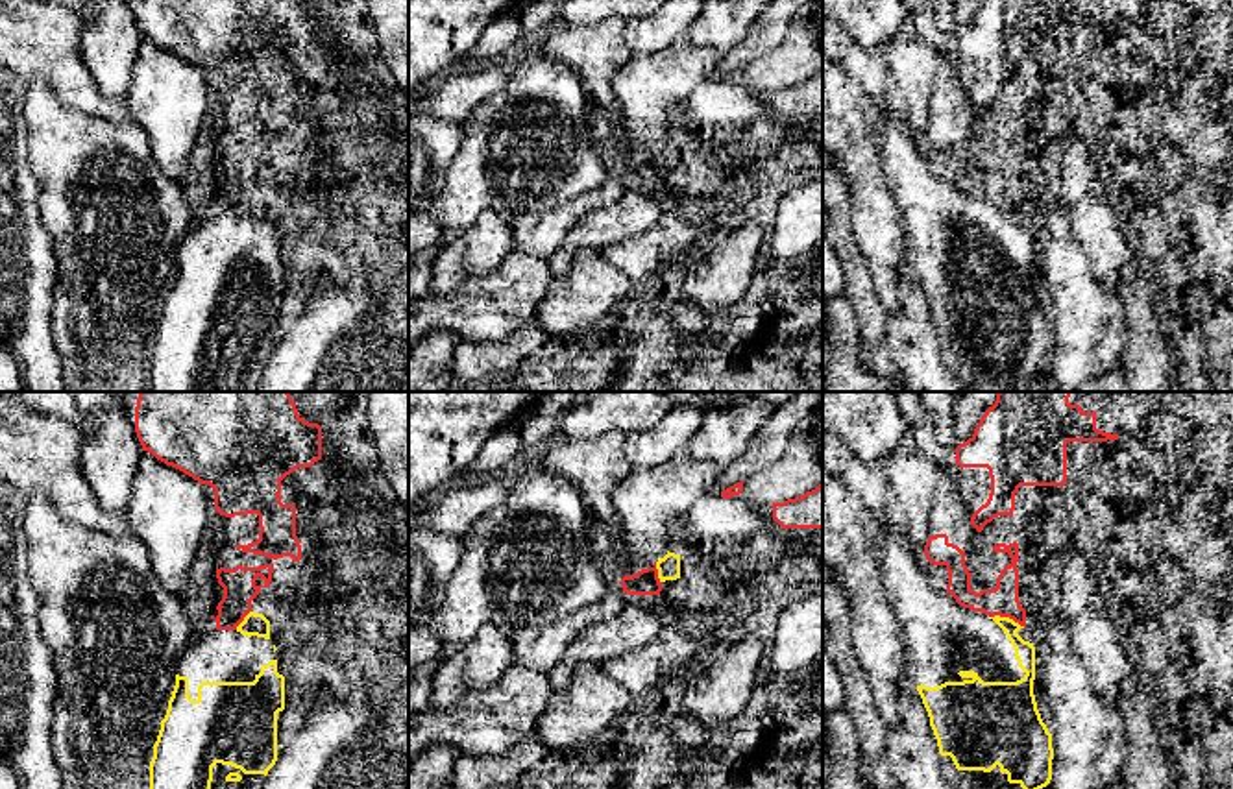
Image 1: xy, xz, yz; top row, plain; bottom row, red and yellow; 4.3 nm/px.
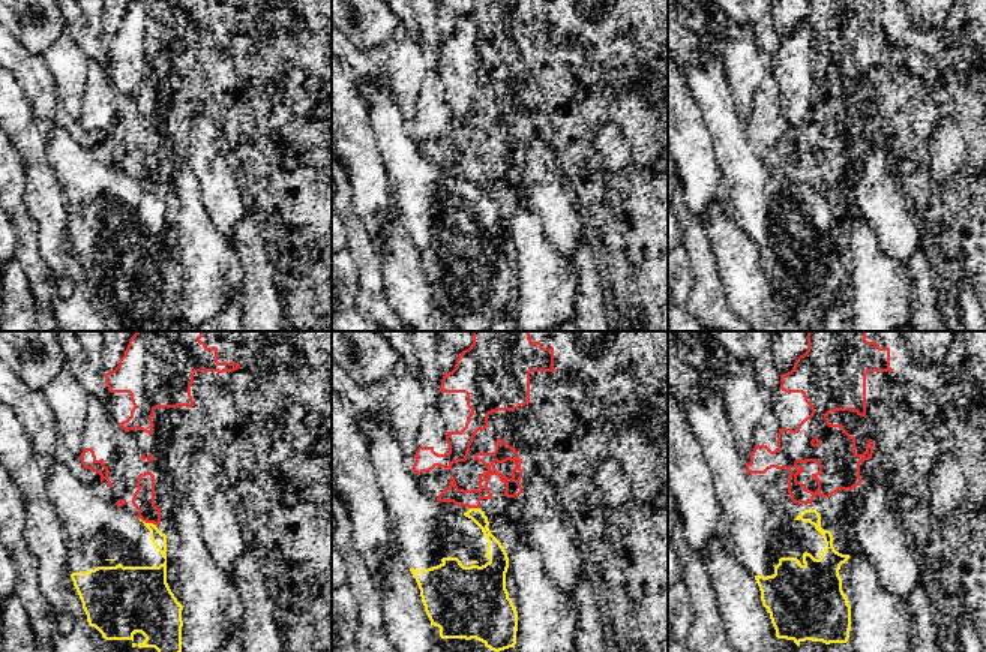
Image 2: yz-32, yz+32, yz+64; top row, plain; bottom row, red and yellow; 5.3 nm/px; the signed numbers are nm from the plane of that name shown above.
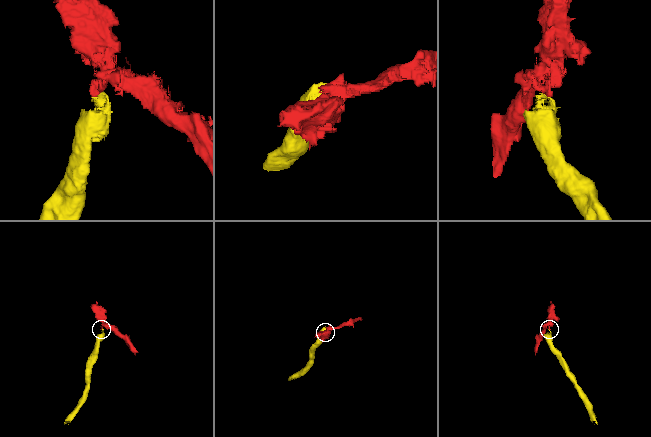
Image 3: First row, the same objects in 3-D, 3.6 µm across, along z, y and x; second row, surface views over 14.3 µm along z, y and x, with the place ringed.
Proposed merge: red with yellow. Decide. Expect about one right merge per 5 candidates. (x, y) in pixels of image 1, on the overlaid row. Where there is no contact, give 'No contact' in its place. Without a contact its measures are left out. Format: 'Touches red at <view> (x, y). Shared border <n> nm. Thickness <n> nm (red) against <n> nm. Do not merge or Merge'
Touches red at yz (1008, 616). Shared border 150 nm. Thickness 130 nm (red) against 90 nm. Do not merge

